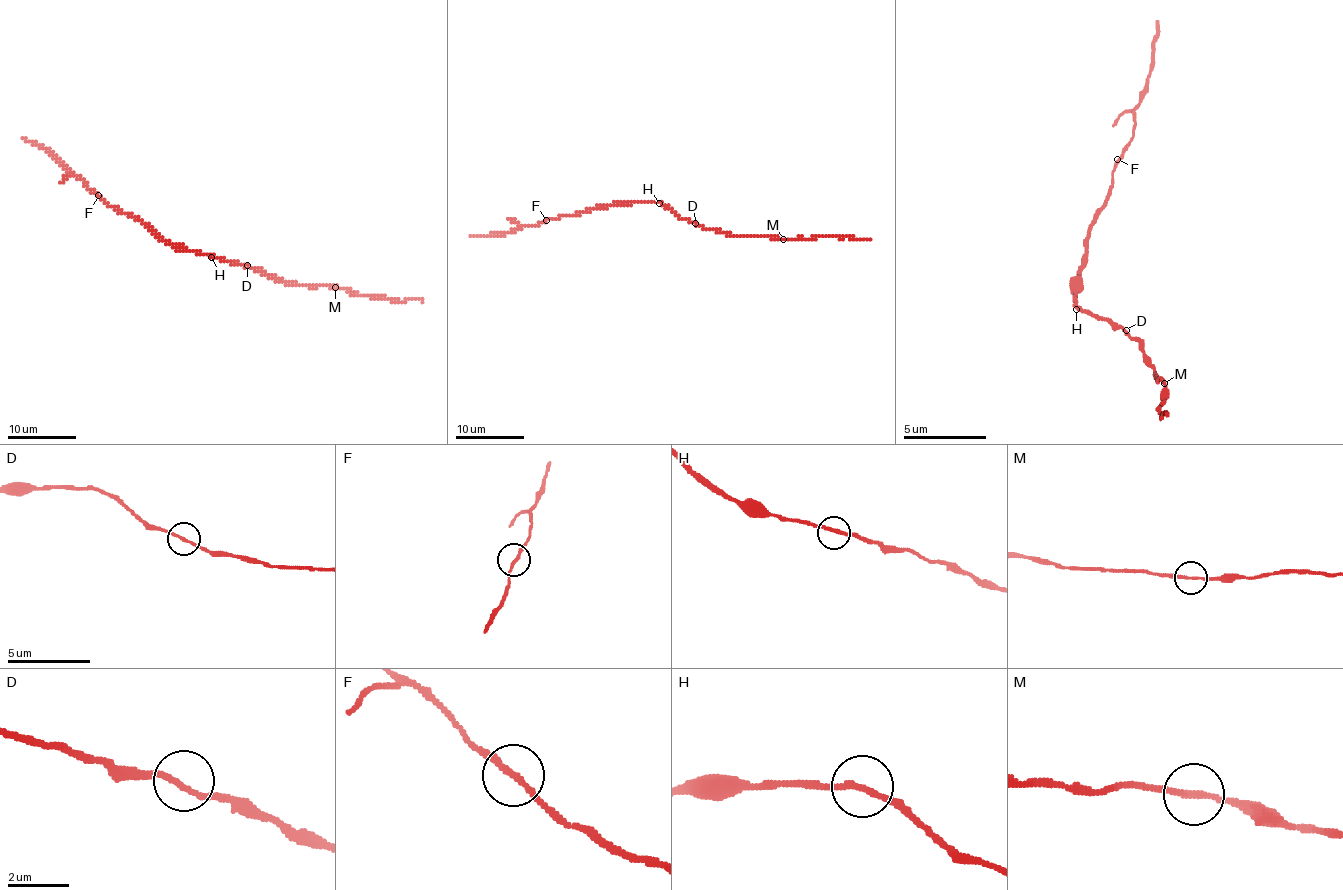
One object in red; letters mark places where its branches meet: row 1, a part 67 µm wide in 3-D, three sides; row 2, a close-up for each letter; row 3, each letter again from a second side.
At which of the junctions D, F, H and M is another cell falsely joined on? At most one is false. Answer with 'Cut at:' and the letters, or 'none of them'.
Cut at: none of them

